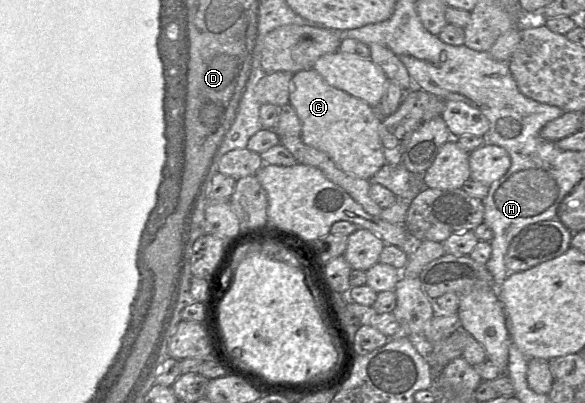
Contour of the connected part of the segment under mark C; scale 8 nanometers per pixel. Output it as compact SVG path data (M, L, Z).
M314 69L292 74L289 103L301 121L301 139L303 142L325 153L345 173L370 180L386 164L379 135L379 126L383 118L378 111L366 102L330 86Z

